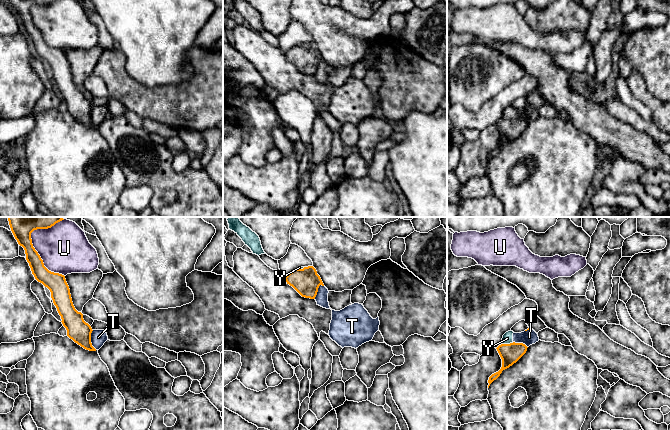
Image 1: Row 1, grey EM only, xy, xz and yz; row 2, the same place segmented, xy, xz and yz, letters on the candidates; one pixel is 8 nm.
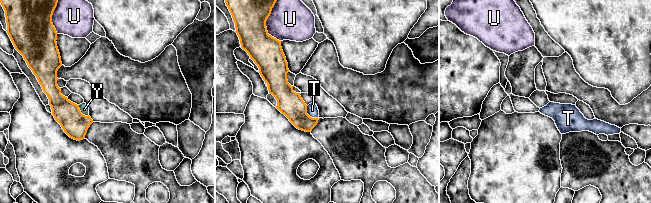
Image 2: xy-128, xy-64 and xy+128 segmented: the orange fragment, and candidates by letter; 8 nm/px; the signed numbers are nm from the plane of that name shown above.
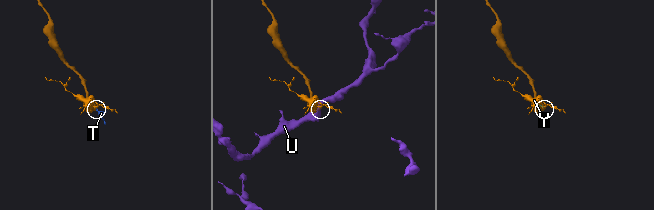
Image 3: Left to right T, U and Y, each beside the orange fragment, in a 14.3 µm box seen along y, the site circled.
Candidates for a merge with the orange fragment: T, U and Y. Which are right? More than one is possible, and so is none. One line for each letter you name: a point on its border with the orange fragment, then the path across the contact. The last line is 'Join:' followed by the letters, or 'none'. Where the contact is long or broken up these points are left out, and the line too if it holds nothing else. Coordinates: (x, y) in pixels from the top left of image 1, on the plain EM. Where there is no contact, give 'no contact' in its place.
Join: none

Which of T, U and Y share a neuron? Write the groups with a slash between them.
T Y / U

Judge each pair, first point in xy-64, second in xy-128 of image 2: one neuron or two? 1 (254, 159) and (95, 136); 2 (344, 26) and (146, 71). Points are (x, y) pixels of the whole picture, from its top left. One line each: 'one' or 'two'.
1: two
2: two

